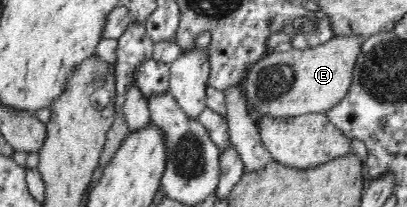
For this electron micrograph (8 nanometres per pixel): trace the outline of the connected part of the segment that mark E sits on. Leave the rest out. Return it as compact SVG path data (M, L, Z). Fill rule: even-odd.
M338 36L314 48L292 49L267 53L256 61L240 82L248 99L250 112L256 119L262 115L292 118L310 113L326 113L338 104L350 84L358 54L362 52L364 36Z

